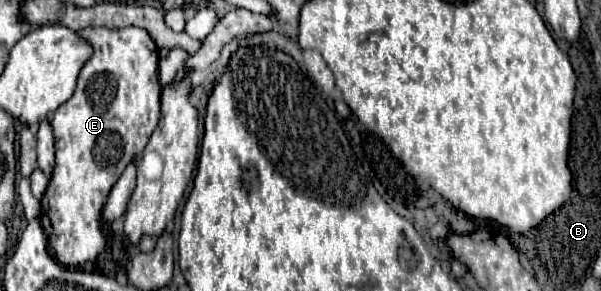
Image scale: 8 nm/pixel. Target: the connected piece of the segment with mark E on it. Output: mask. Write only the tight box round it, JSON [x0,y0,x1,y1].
[40,26,162,268]

